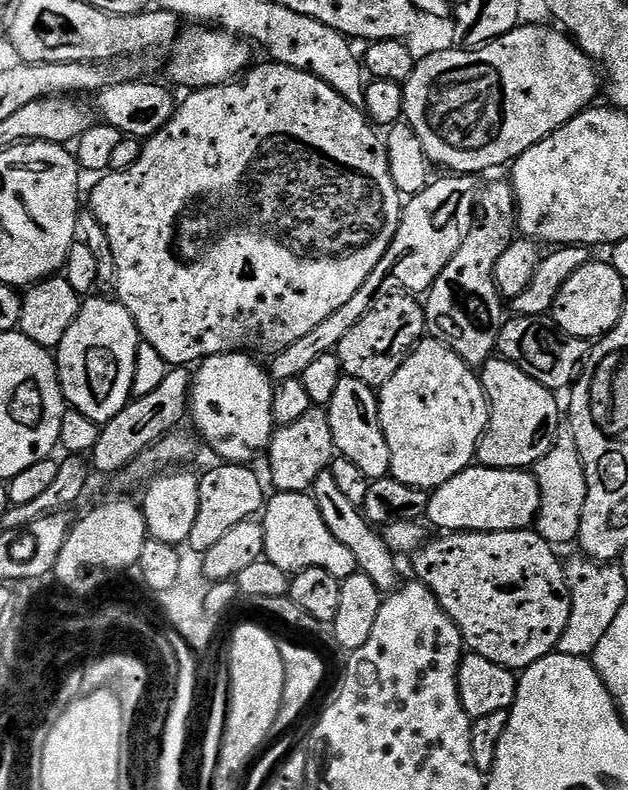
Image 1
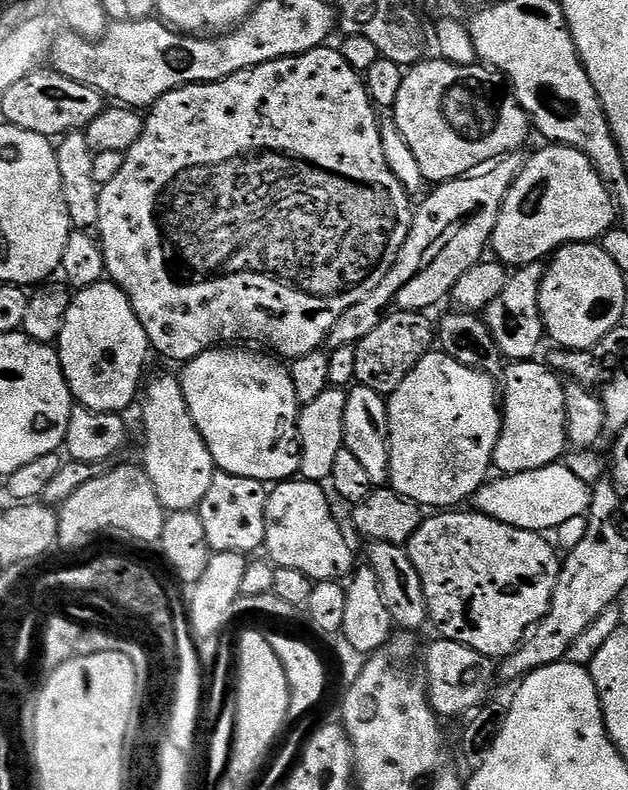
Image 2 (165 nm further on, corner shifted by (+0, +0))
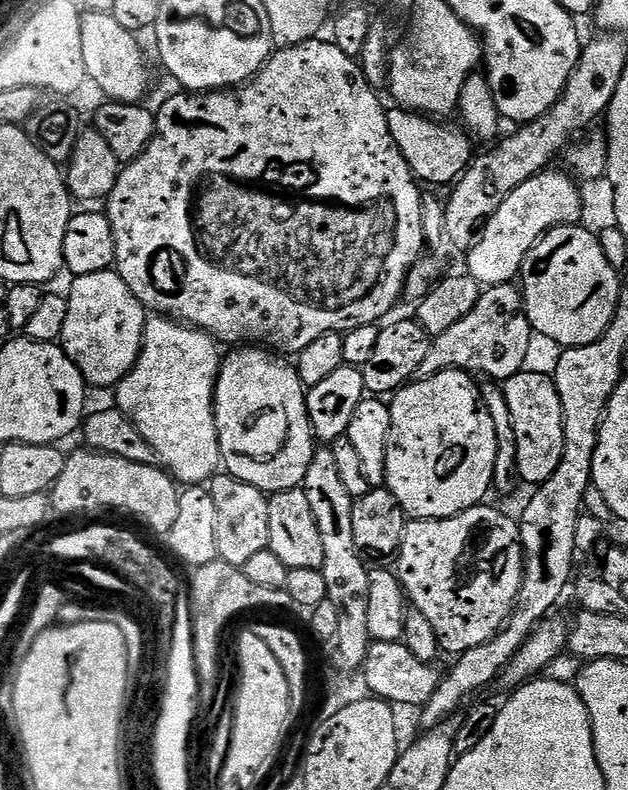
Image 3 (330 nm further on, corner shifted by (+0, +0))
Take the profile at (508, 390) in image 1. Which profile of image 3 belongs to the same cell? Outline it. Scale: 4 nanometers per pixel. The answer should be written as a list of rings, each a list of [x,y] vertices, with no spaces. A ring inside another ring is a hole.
[[[525,370],[503,381],[506,406],[510,406],[510,419],[514,421],[514,438],[518,446],[516,470],[519,479],[531,486],[544,484],[558,470],[564,453],[564,415],[562,398],[558,398],[556,381],[544,372]]]

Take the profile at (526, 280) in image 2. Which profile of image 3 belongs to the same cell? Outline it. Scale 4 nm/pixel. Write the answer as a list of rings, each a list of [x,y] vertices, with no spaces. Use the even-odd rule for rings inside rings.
[[[515,283],[484,288],[478,306],[474,306],[474,310],[470,310],[462,322],[454,322],[446,334],[435,336],[430,354],[426,354],[422,366],[418,366],[415,379],[425,380],[439,372],[459,370],[469,374],[481,372],[489,381],[503,382],[525,371],[527,364],[524,363],[528,360],[532,340],[534,333],[524,313],[521,289]]]

